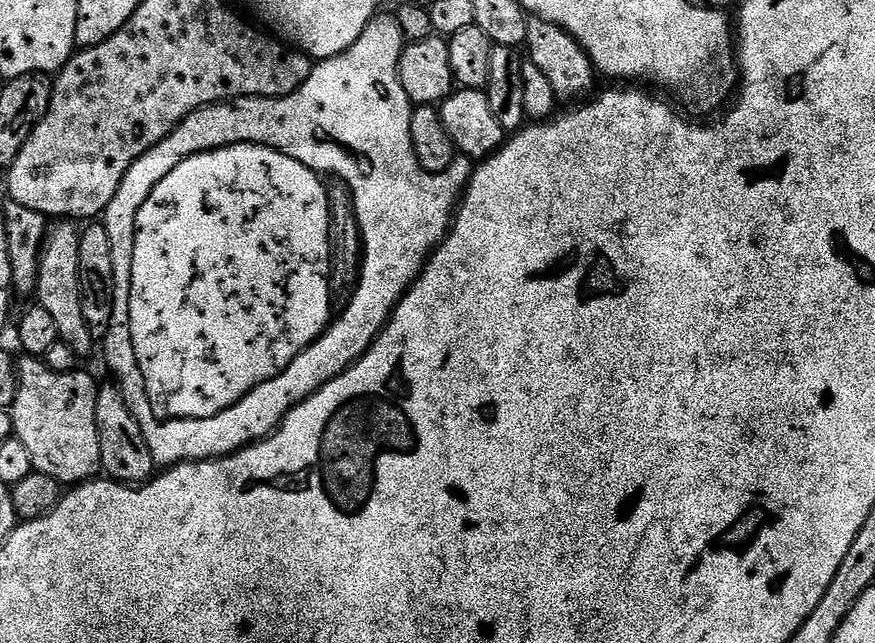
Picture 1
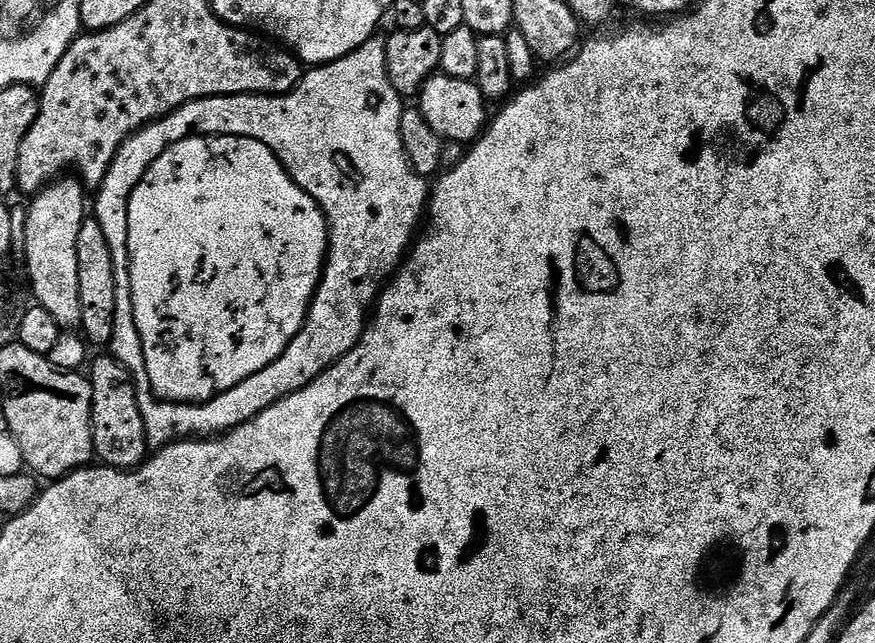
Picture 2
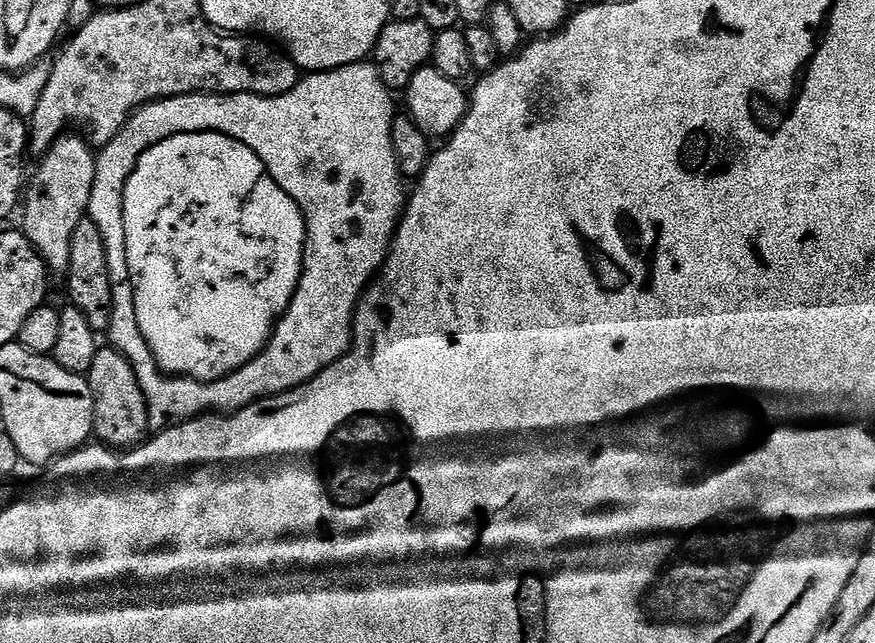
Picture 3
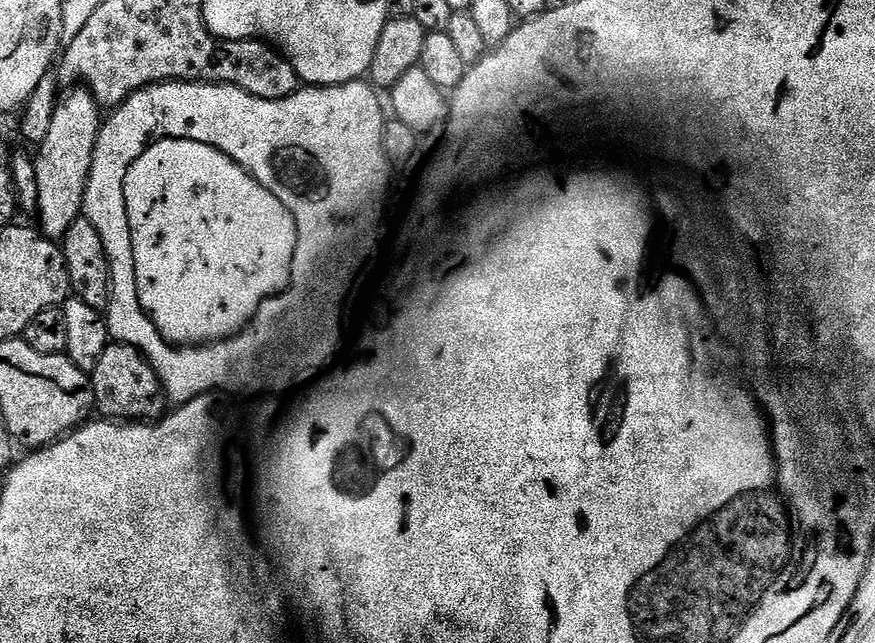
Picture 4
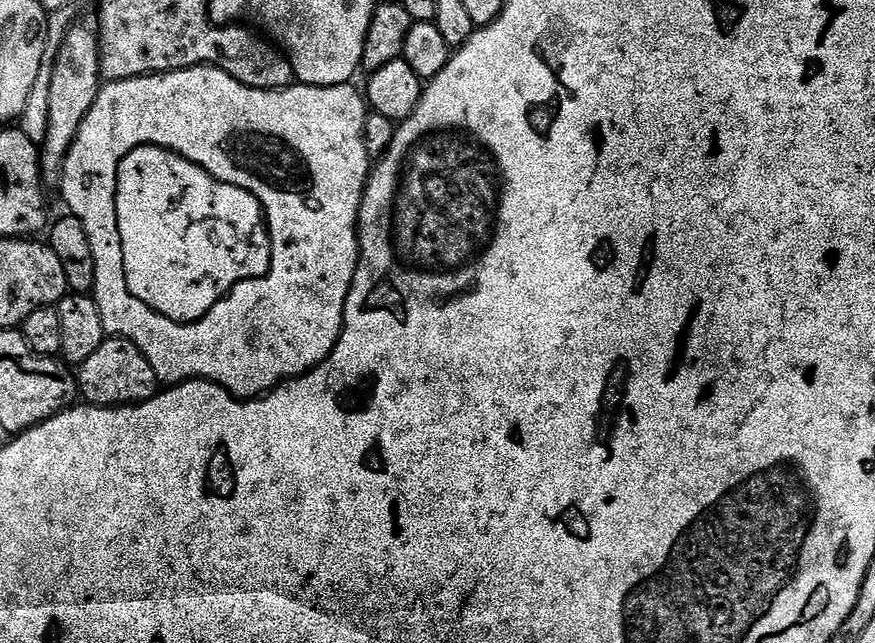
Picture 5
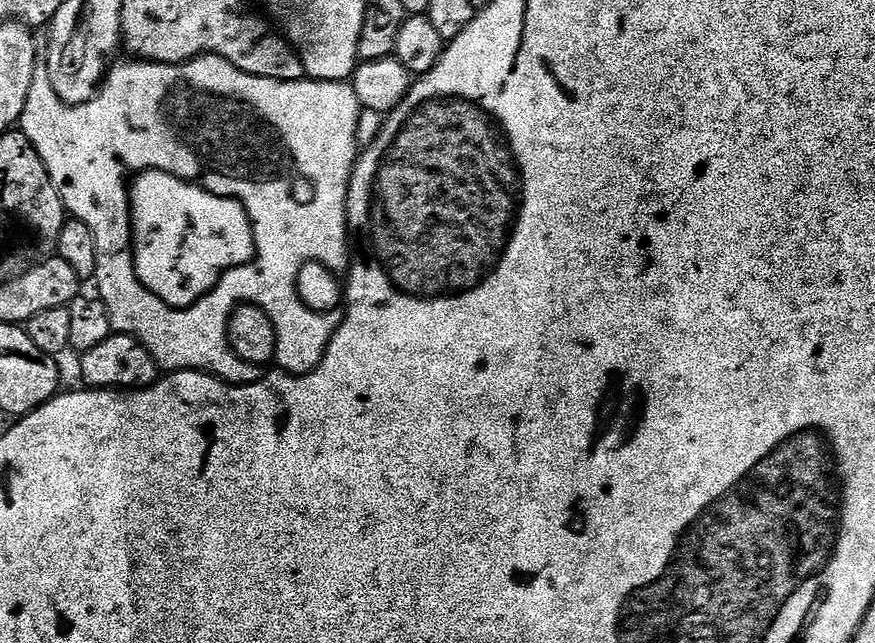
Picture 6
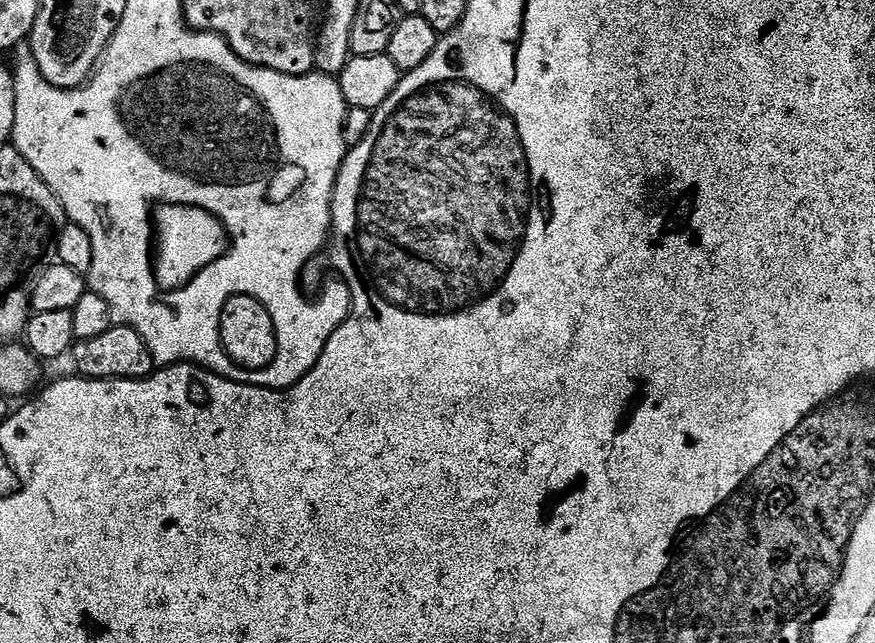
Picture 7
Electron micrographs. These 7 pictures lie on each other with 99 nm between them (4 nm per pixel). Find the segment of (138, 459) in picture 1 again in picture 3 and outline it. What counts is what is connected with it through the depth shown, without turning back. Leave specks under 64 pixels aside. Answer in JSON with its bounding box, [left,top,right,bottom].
[86,346,149,450]

